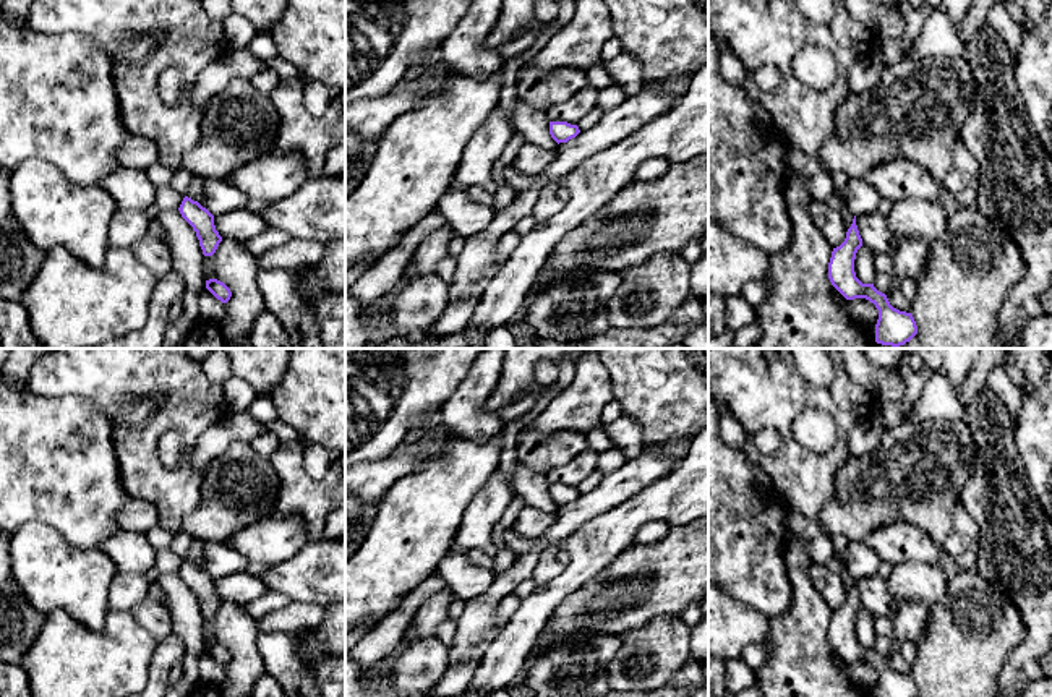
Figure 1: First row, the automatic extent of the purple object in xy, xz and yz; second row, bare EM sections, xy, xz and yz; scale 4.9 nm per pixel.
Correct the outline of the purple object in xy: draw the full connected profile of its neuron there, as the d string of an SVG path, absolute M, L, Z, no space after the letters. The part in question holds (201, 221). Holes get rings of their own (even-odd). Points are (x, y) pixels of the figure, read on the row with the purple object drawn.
M185 196L180 207L182 217L193 227L204 256L212 256L222 242L216 230L214 216L198 201Z

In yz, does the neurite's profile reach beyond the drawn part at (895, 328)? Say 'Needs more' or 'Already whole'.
Already whole

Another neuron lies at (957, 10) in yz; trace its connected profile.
M924 0L930 10L943 10L953 26L963 24L974 0Z

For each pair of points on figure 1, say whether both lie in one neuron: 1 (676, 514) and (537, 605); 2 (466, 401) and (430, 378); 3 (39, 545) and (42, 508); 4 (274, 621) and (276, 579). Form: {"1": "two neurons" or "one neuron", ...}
{"1": "one neuron", "2": "two neurons", "3": "two neurons", "4": "two neurons"}

